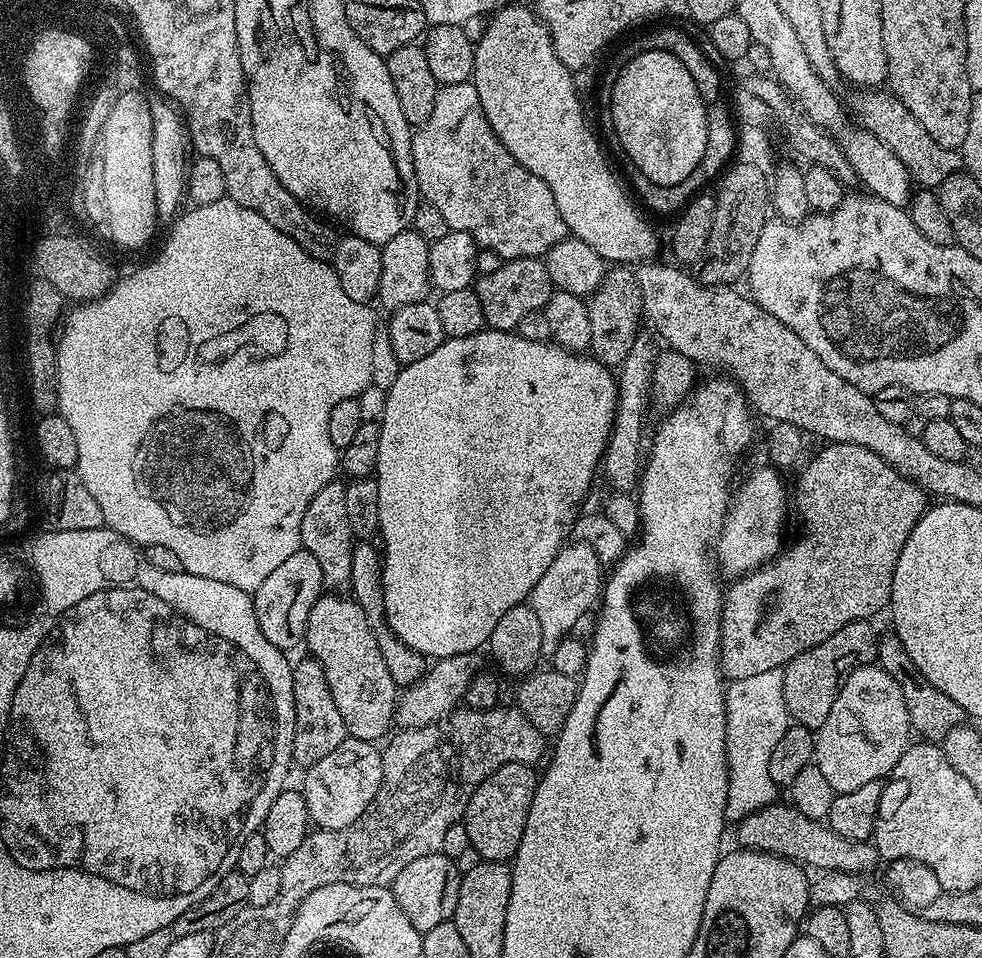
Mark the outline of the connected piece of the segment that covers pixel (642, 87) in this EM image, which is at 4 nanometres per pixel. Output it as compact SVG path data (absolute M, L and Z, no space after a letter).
M648 48L624 64L612 84L612 128L629 156L631 167L644 175L645 181L665 188L690 178L706 154L708 110L690 78L674 54Z

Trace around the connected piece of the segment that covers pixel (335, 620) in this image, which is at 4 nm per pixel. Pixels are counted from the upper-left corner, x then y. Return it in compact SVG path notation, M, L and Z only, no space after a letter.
M321 594L310 610L303 643L308 644L307 655L317 660L322 666L322 674L326 674L326 686L334 698L334 706L338 706L338 711L342 714L342 722L346 722L349 737L354 740L383 741L394 728L398 686L390 678L390 670L386 670L382 650L378 650L374 630L370 630L370 622L366 614L362 614L362 606L358 606L355 600L344 594Z

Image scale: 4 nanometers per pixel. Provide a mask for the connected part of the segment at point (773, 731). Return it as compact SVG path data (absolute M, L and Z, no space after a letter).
M781 669L765 670L763 674L753 674L750 678L731 681L725 687L724 701L726 702L726 754L728 755L728 793L726 794L726 817L729 821L739 822L754 810L762 810L767 804L777 803L778 786L774 778L770 778L770 754L774 746L778 746L782 734L786 734L790 717L786 710L786 698L782 694Z

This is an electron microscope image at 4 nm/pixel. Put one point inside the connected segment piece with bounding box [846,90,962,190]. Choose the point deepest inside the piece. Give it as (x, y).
(878, 111)

